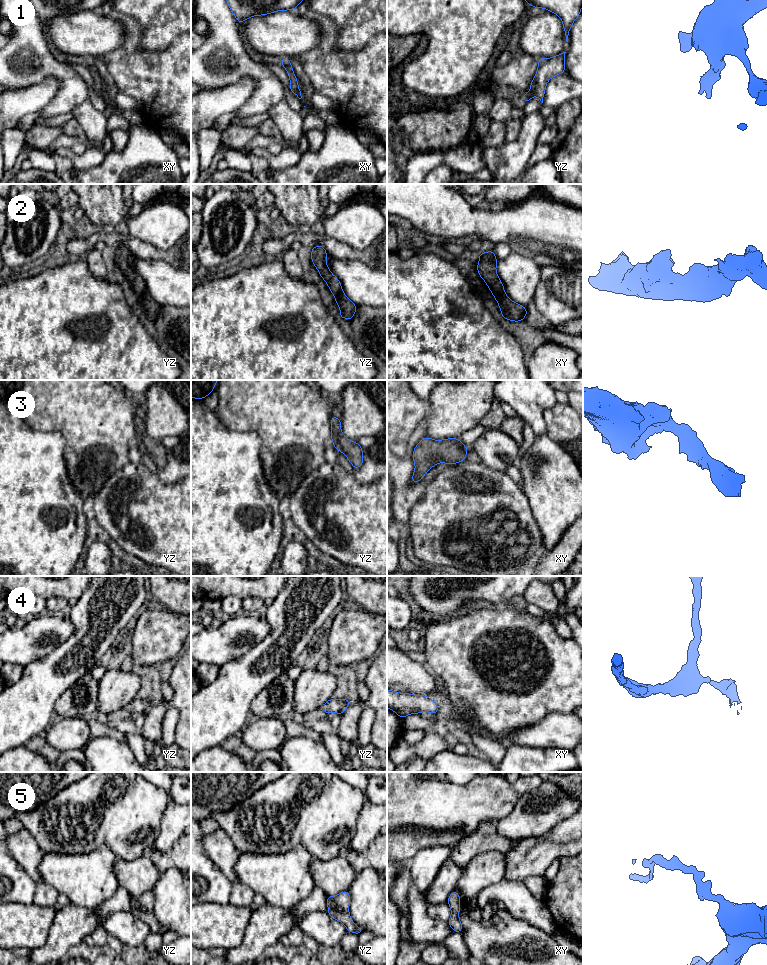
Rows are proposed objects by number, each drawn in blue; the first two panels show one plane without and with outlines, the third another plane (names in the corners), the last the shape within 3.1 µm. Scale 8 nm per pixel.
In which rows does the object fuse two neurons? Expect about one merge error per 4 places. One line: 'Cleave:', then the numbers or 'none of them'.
Cleave: 1

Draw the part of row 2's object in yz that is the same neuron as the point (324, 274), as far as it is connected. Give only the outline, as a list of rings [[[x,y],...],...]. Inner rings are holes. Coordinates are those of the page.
[[[316,245],[311,250],[311,260],[319,271],[319,275],[328,285],[330,292],[334,295],[335,301],[340,308],[339,318],[351,320],[356,312],[357,306],[346,297],[342,290],[340,281],[334,276],[326,264],[328,254],[322,245]]]

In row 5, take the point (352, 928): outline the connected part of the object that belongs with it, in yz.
[[[343,891],[336,896],[327,895],[328,915],[345,925],[348,932],[361,934],[364,930],[357,927],[349,914],[350,894]]]

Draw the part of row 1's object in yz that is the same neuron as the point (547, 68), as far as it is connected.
[[[563,52],[551,58],[538,59],[538,68],[536,71],[536,88],[534,96],[538,97],[543,103],[547,82],[554,76],[562,74],[565,71],[565,53]]]

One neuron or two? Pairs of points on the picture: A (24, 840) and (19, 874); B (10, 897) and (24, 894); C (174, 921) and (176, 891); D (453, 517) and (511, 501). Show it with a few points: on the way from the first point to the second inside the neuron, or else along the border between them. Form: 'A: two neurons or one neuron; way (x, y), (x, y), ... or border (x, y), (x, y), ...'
A: two neurons; border (10, 855), (36, 882)
B: one neuron; way (13, 896), (21, 894)
C: one neuron; way (174, 914), (176, 898)
D: one neuron; way (467, 517), (487, 512), (497, 504)

